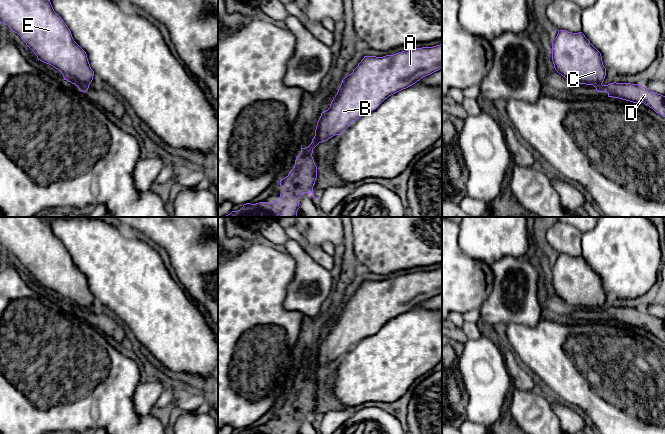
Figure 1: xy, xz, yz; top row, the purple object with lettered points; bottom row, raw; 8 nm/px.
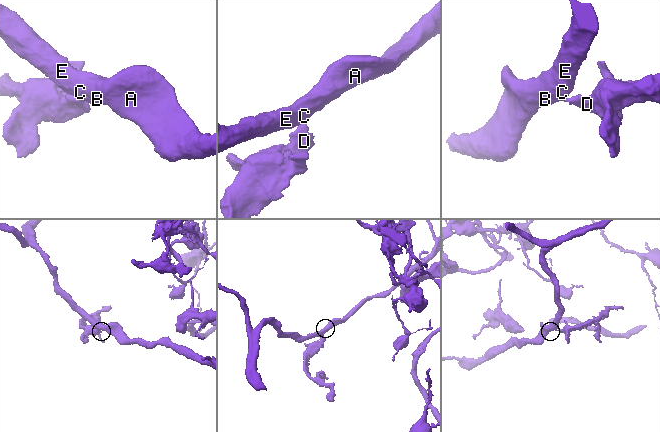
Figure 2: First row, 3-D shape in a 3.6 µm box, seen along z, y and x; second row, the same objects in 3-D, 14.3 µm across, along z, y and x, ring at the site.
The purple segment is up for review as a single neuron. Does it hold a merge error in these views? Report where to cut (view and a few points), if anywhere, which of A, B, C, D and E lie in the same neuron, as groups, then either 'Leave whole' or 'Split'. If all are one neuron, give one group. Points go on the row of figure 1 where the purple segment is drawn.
Split along xz (312, 149), (306, 149), (301, 152). Groups: A B C E / D. Split

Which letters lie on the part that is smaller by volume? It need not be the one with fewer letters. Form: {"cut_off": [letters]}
{"cut_off": ["D"]}

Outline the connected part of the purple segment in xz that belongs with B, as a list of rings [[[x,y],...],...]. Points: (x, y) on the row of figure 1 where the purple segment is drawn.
[[[442,44],[433,47],[422,47],[405,50],[393,55],[383,57],[364,56],[353,72],[342,79],[342,83],[337,94],[333,98],[330,107],[321,113],[315,129],[315,136],[311,144],[306,148],[301,148],[301,152],[306,149],[314,149],[319,143],[328,140],[335,135],[341,135],[352,121],[356,121],[361,116],[375,110],[389,96],[406,89],[421,78],[430,75],[442,68]]]

